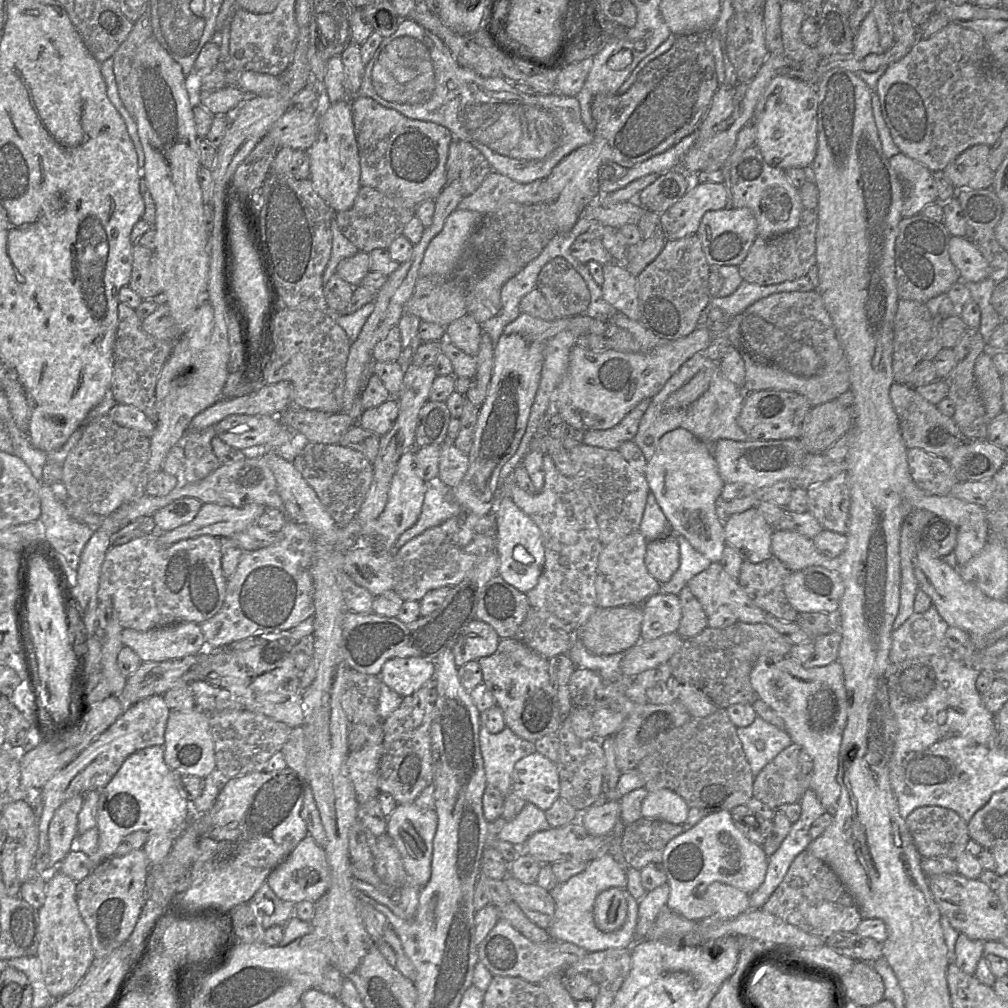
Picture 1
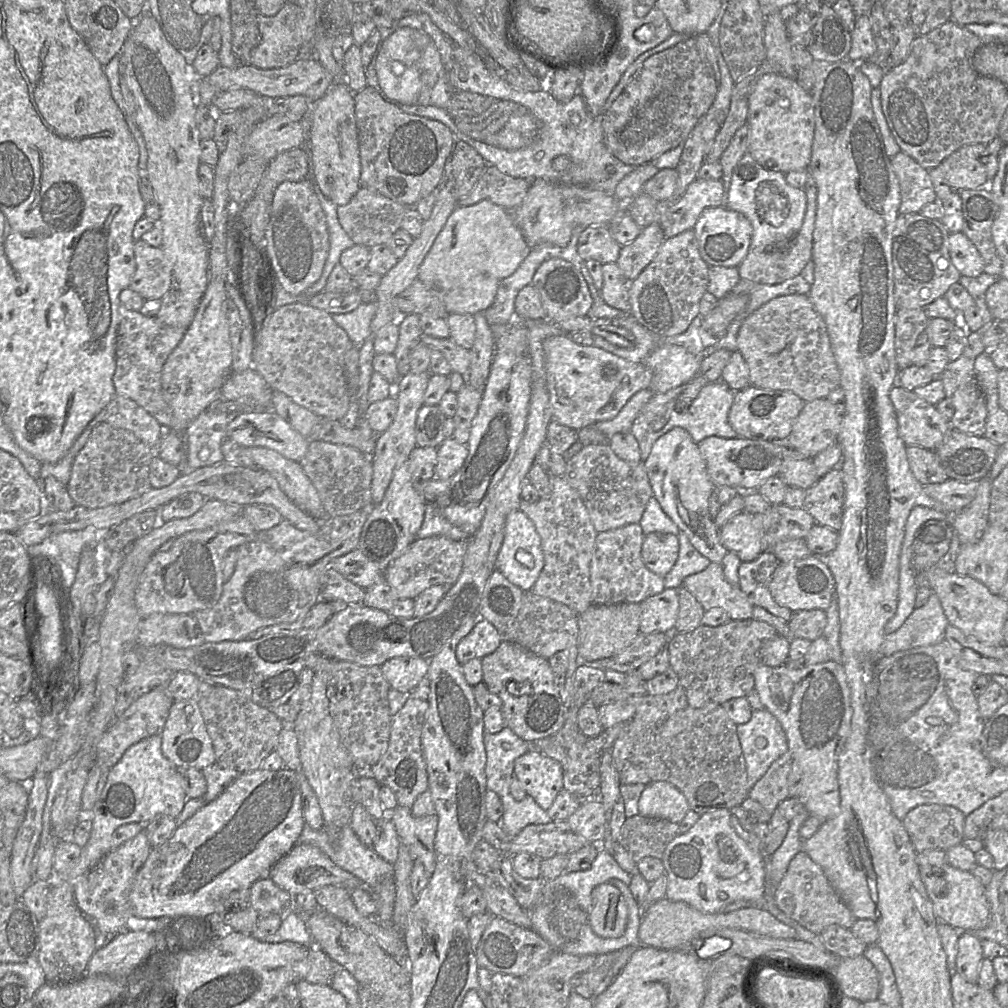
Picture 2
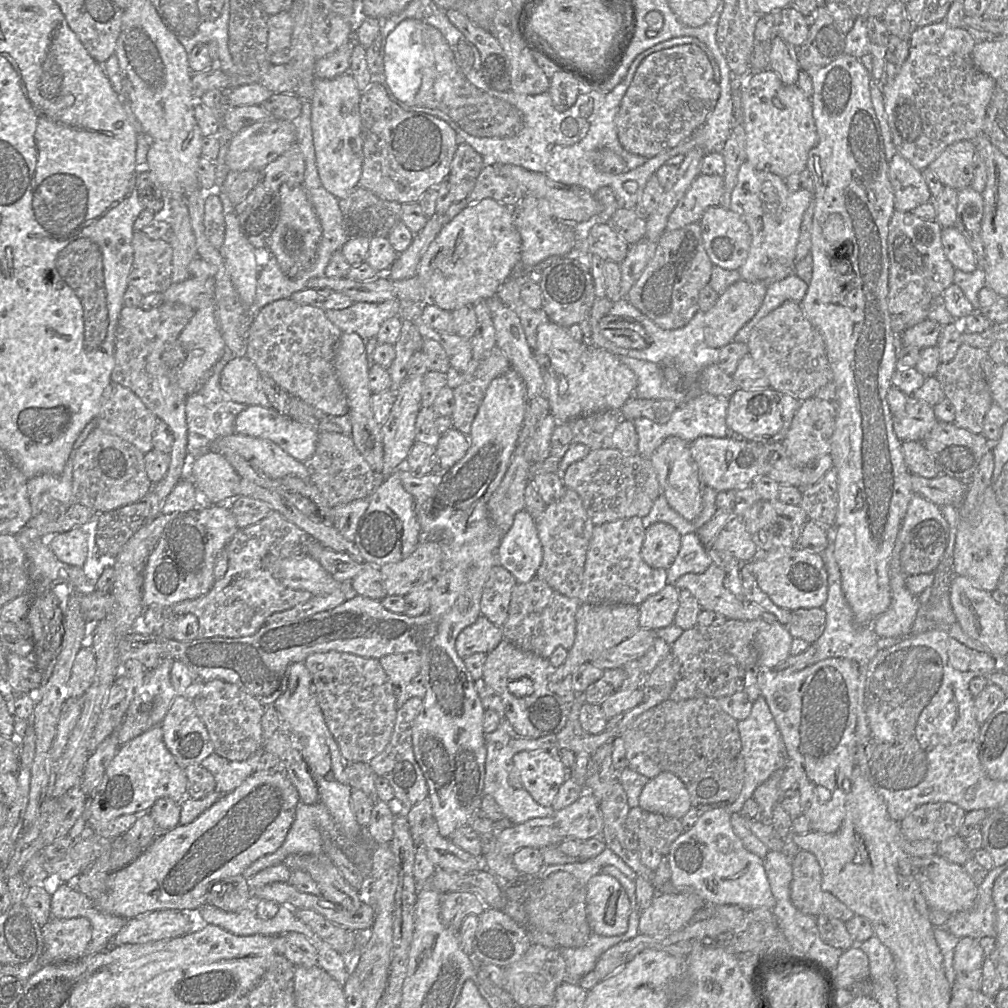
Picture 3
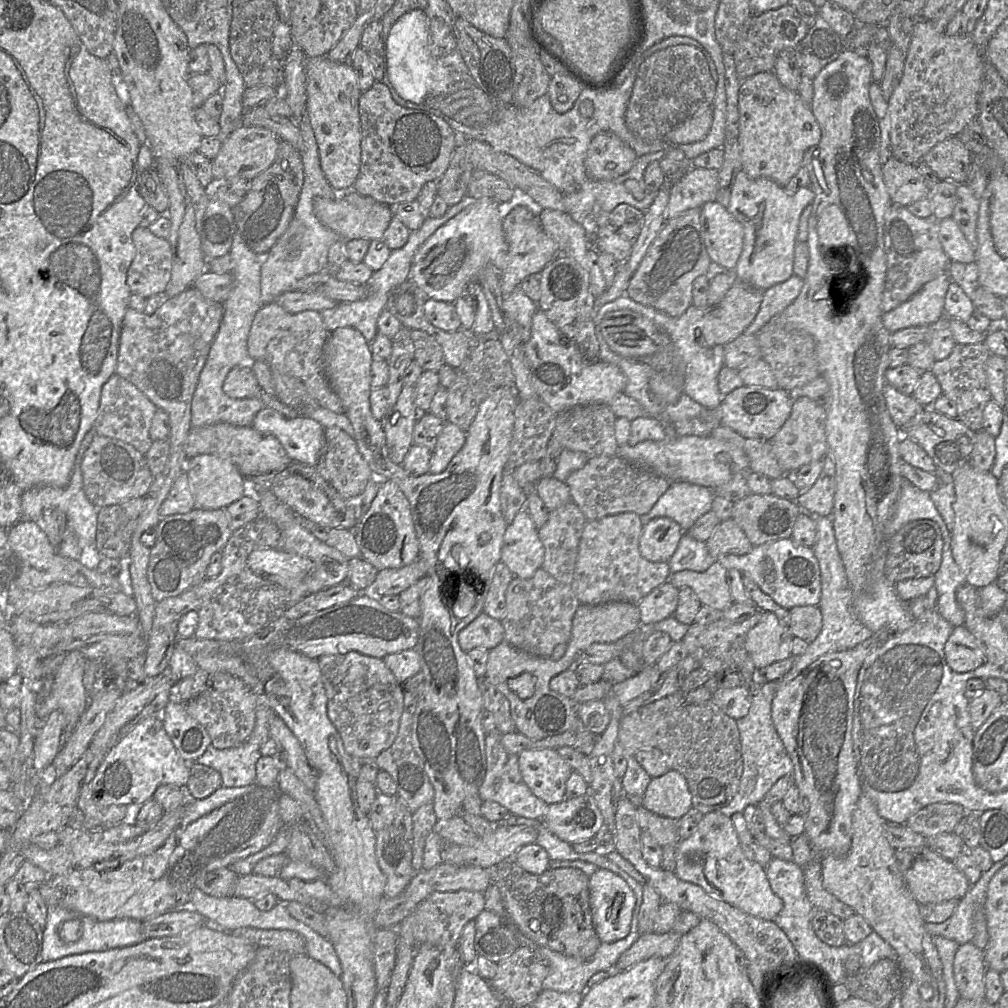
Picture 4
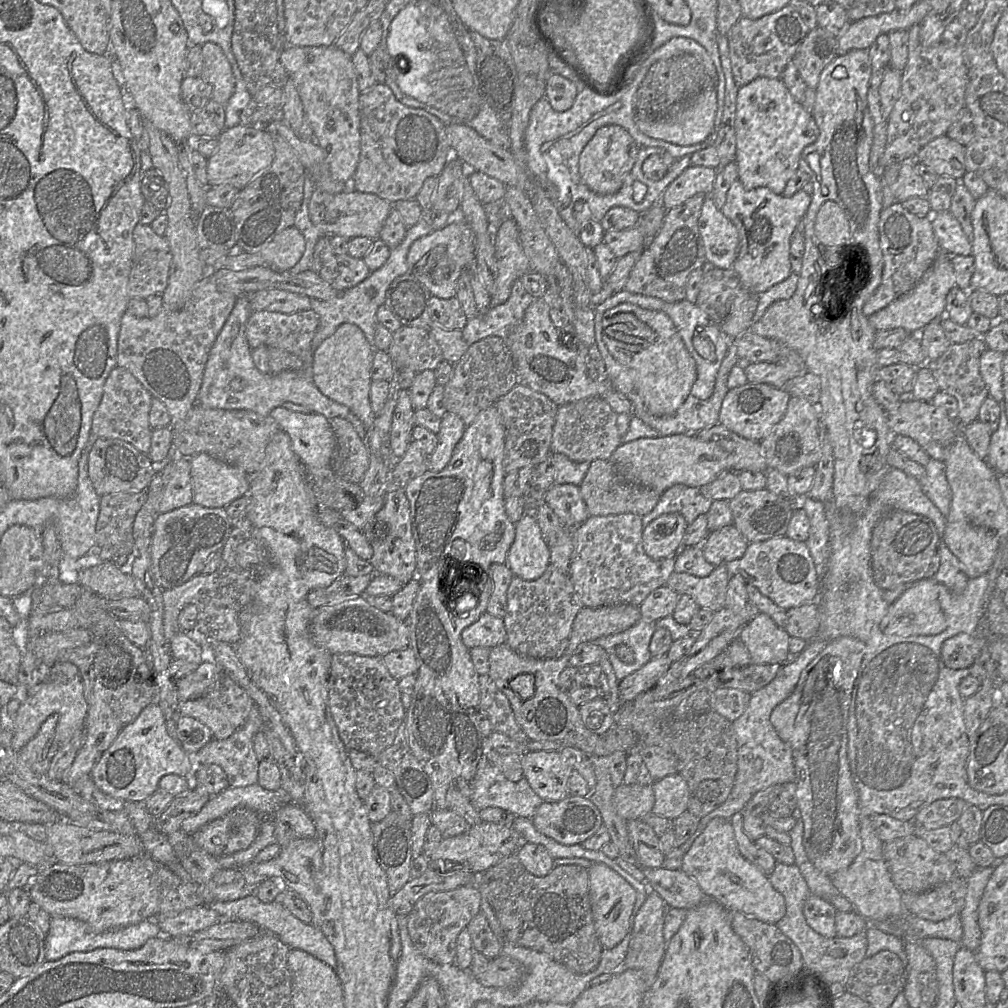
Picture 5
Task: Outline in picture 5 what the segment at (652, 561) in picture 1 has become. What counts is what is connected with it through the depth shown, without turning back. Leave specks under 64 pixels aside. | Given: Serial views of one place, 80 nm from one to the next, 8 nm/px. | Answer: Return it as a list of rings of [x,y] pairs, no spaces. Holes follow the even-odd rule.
[[[679,513],[663,514],[643,528],[642,545],[651,559],[663,559],[682,548],[681,541],[687,527]]]

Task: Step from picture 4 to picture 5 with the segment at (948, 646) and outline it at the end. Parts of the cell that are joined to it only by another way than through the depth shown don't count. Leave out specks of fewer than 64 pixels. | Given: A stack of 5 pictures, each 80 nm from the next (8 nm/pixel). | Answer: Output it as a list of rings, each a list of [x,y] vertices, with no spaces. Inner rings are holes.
[[[965,633],[948,638],[941,648],[943,663],[954,670],[971,667],[980,655],[982,642],[975,635]]]

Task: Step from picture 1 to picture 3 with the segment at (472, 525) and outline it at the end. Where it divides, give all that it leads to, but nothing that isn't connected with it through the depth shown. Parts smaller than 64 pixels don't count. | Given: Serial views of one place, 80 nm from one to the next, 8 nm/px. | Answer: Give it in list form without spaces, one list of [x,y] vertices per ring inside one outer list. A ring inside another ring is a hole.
[[[421,540],[405,559],[380,567],[387,596],[404,596],[442,572],[443,550],[438,541]]]

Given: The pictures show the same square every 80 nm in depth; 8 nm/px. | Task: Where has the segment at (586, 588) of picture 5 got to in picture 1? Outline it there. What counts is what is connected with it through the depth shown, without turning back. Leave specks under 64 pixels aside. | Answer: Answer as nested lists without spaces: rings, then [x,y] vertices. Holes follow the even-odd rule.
[[[639,529],[602,547],[596,570],[596,600],[602,608],[643,604],[661,591],[662,584],[650,575],[645,566],[647,541]]]

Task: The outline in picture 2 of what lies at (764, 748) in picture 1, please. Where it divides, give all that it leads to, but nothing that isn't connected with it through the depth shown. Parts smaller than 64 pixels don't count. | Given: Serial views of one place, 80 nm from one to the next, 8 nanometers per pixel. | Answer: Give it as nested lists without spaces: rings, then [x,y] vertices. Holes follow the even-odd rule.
[[[767,709],[753,710],[747,723],[737,725],[737,734],[751,789],[770,765],[788,751],[787,737],[780,722]]]

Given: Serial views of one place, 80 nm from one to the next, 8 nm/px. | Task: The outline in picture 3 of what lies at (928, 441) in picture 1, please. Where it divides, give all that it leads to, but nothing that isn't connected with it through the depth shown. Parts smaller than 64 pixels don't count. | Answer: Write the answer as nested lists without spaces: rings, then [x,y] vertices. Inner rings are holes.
[[[891,387],[887,401],[893,420],[893,428],[900,441],[920,441],[938,422],[933,406]]]

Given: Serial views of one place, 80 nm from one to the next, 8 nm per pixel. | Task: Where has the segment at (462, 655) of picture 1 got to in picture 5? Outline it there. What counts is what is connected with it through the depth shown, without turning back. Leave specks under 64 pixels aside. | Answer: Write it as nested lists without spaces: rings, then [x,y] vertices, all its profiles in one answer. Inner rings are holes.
[[[485,612],[462,631],[461,639],[468,649],[474,647],[492,649],[502,645],[506,643],[504,620]]]

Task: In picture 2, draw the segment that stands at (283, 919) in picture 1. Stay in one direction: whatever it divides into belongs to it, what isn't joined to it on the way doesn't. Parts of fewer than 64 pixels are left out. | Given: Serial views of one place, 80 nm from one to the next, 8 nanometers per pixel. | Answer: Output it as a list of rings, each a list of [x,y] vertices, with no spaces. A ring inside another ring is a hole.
[[[270,878],[257,880],[253,883],[249,891],[252,907],[259,915],[273,913],[281,916],[284,911],[288,910],[289,903],[295,903],[295,895],[291,895],[278,887]]]

